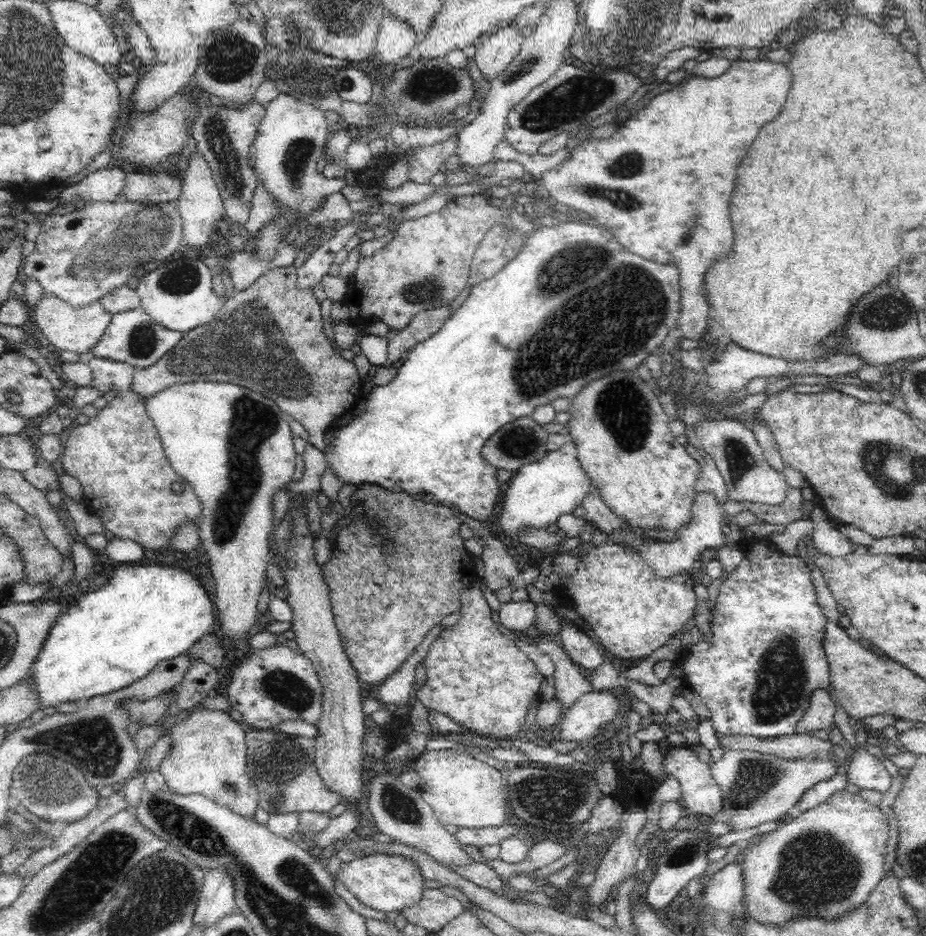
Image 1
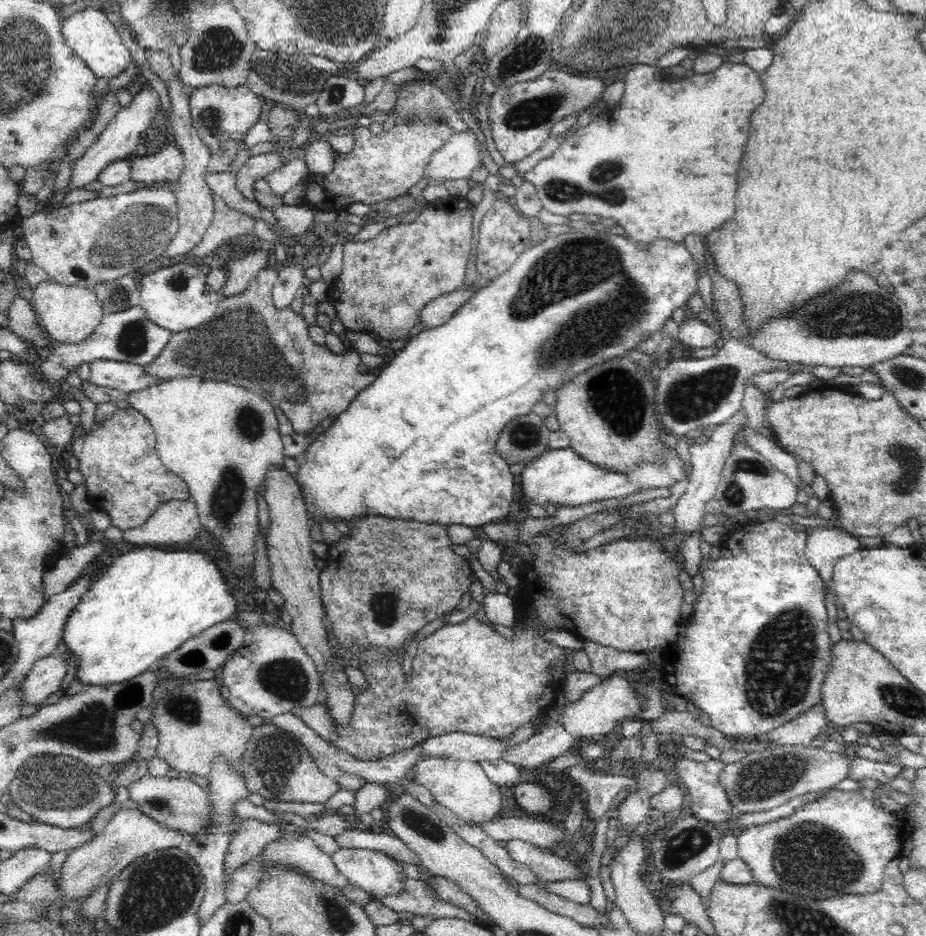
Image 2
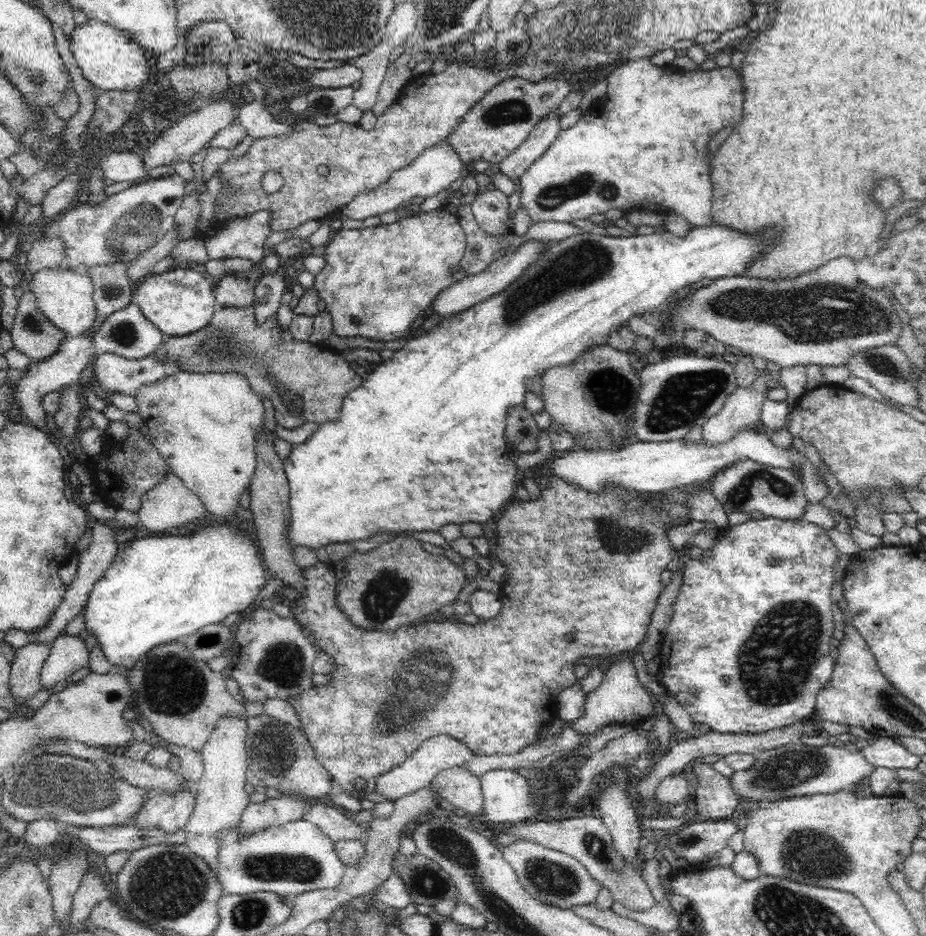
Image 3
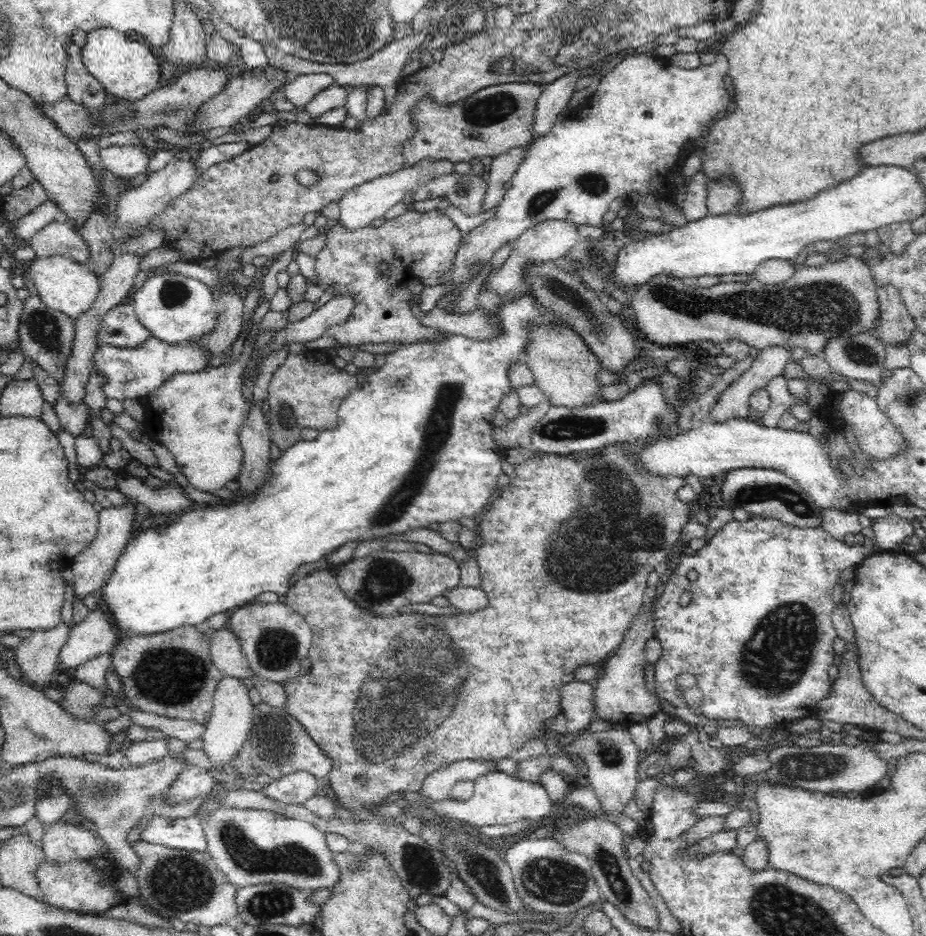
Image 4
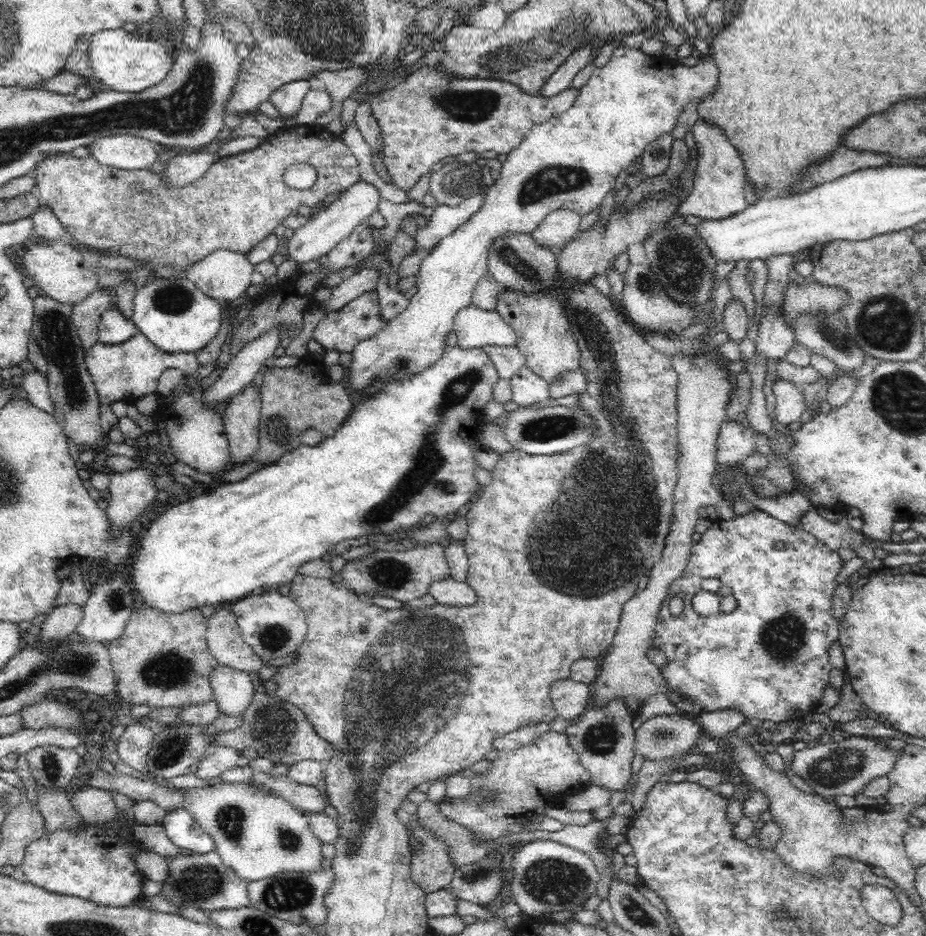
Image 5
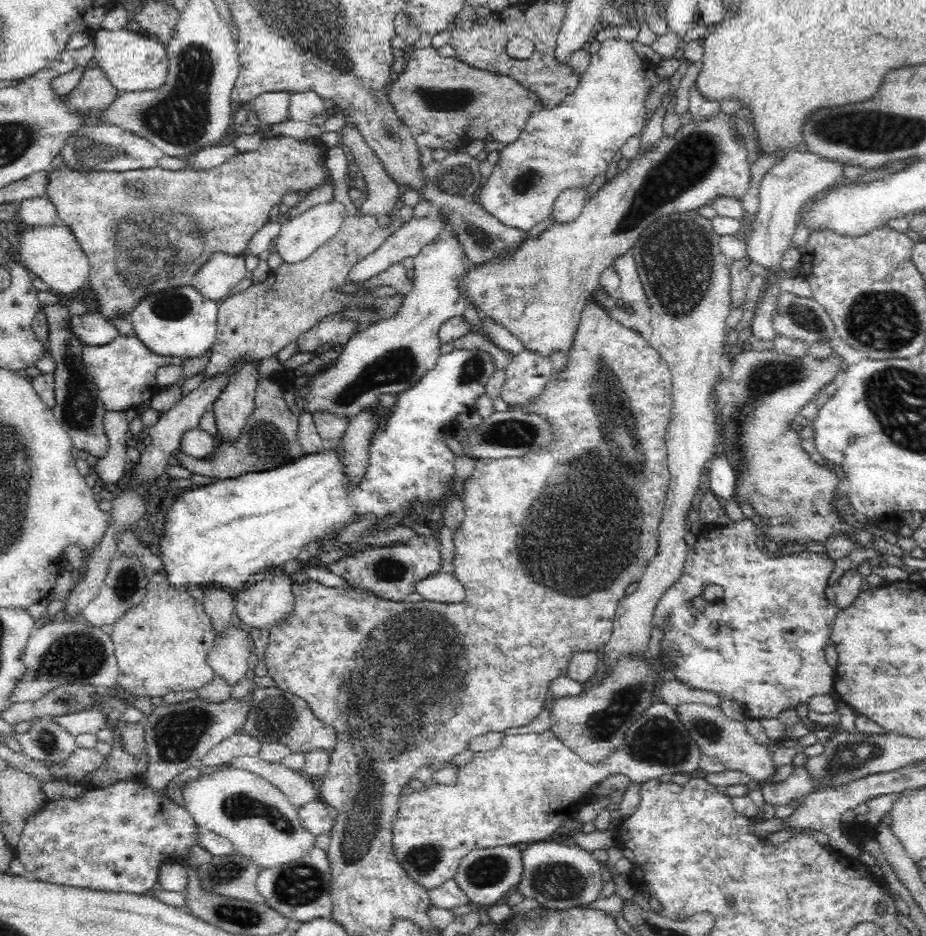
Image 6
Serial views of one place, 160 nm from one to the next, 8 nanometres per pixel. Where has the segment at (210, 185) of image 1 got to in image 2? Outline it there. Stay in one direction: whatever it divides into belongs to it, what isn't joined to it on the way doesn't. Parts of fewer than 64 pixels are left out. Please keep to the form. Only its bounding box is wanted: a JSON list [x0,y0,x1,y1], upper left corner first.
[144,48,214,257]

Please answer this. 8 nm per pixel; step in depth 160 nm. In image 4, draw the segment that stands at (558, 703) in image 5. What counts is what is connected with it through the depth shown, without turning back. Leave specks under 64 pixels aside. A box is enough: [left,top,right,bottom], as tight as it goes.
[561,681,595,734]

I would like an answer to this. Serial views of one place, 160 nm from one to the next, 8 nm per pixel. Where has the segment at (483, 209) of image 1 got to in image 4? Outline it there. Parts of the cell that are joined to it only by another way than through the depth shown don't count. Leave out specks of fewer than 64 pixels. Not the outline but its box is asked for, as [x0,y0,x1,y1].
[310,208,462,346]

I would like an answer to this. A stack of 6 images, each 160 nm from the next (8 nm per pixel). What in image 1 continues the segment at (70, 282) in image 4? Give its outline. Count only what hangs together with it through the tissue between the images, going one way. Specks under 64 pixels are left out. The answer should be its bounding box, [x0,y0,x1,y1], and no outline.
[34,294,110,354]

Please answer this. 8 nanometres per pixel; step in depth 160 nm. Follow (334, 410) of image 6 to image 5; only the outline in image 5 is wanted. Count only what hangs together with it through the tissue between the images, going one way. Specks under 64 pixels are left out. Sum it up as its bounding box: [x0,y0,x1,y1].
[348,47,718,390]

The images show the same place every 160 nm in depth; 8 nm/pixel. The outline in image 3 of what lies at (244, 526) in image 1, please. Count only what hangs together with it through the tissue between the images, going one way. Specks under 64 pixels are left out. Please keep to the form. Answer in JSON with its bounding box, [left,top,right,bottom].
[134,371,266,521]

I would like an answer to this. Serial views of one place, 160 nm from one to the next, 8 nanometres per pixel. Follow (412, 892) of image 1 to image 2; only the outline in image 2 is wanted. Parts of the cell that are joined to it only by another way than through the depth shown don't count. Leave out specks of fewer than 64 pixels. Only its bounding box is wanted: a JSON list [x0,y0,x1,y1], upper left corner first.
[331,848,407,900]

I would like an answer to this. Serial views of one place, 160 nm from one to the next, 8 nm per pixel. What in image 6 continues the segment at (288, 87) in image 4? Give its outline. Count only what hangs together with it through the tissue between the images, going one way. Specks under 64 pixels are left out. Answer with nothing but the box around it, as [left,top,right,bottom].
[249,92,292,128]

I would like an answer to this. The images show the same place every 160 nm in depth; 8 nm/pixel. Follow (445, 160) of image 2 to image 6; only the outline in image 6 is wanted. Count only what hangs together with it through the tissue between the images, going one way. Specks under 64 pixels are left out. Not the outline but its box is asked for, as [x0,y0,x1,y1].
[274,200,346,264]

